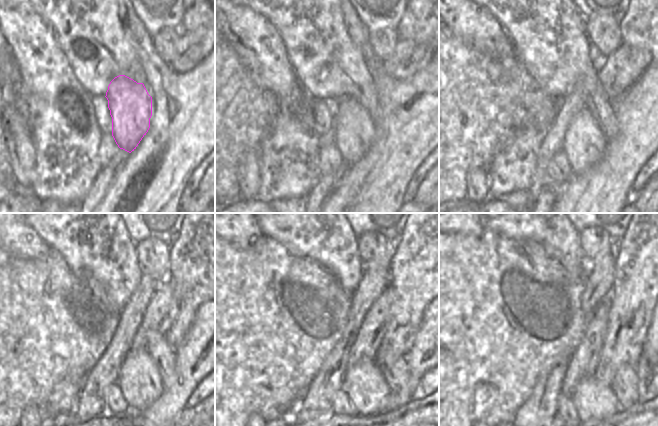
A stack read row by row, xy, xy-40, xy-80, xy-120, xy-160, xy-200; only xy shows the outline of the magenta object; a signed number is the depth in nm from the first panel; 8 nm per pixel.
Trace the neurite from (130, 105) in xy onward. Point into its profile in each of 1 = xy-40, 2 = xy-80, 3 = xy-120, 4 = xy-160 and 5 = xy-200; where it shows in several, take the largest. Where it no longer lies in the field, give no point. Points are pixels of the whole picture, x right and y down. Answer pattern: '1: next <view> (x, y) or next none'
1: next xy-40 (355, 131)
2: next xy-80 (584, 144)
3: next xy-120 (141, 384)
4: next xy-160 (364, 383)
5: next xy-200 (595, 401)

